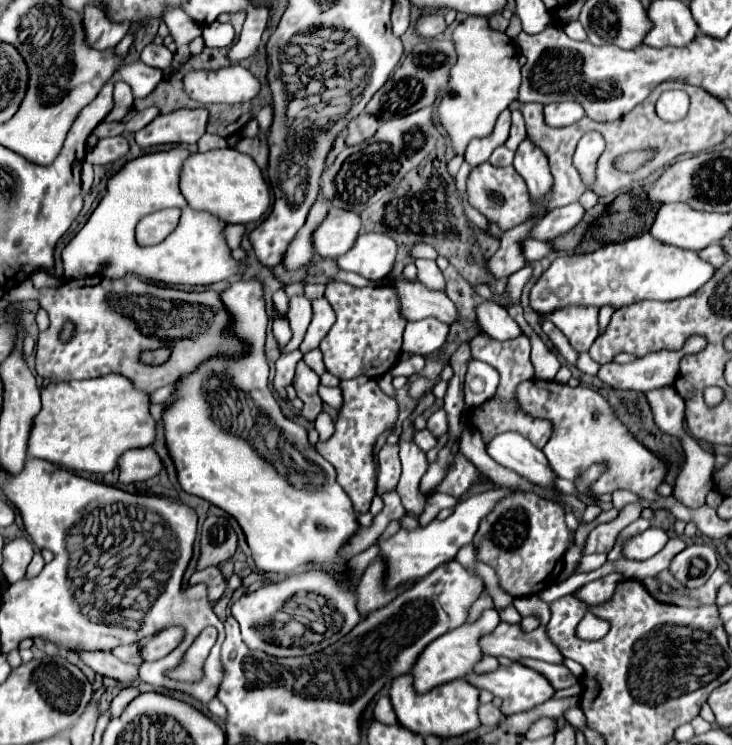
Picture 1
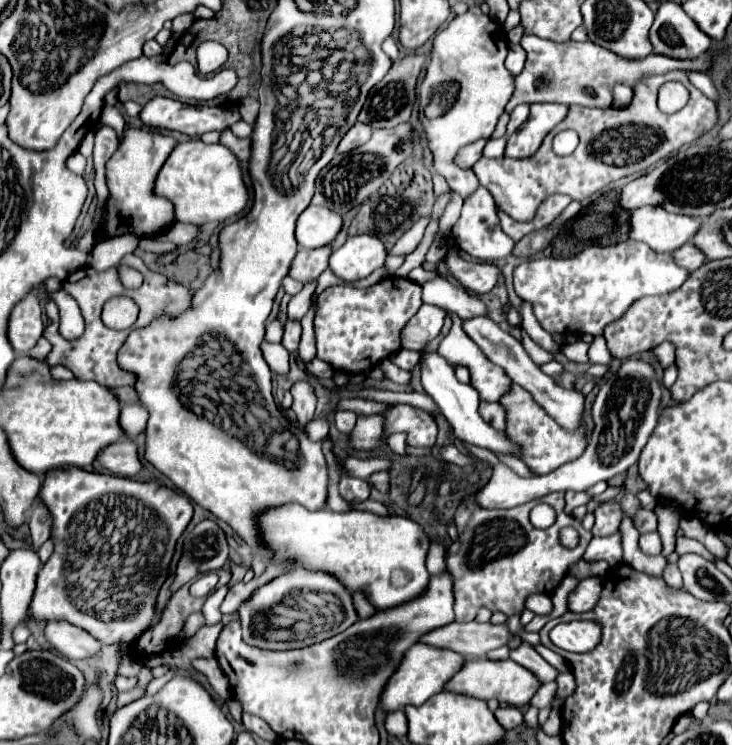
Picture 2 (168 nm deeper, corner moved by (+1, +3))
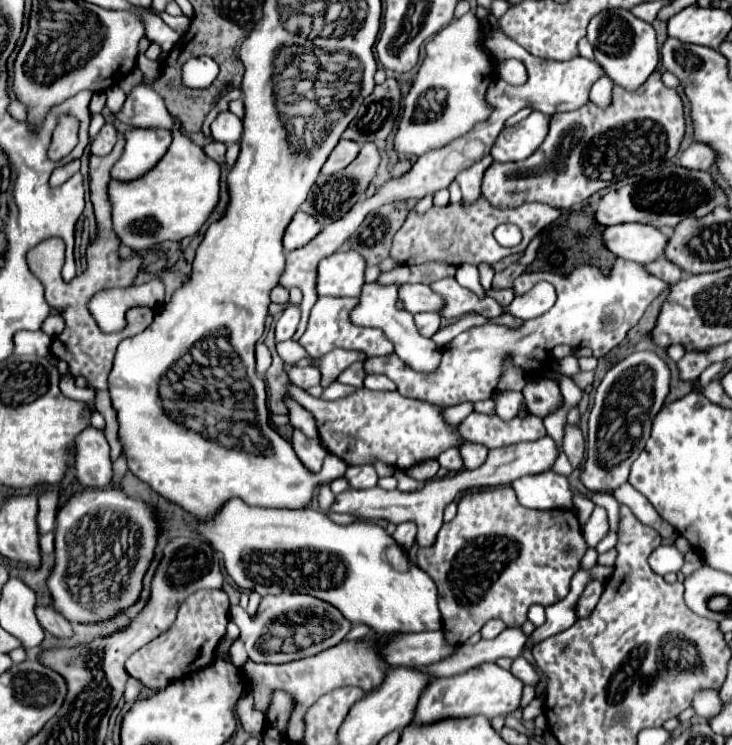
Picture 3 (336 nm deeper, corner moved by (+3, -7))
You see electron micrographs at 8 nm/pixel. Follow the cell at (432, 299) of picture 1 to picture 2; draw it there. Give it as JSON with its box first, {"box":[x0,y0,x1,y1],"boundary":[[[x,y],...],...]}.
{"box":[463,316,583,430],"boundary":[[[477,316],[477,318],[471,318],[471,320],[465,320],[463,322],[463,330],[467,332],[467,336],[471,340],[475,340],[475,344],[483,350],[483,354],[495,362],[497,366],[501,366],[511,378],[515,384],[519,384],[521,388],[525,388],[533,400],[565,430],[575,430],[581,426],[581,414],[583,414],[583,394],[577,392],[577,390],[565,390],[561,386],[557,386],[549,376],[545,376],[539,366],[527,356],[527,352],[523,350],[521,342],[515,340],[509,332],[501,330],[495,322],[491,322],[489,318],[485,316]]]}

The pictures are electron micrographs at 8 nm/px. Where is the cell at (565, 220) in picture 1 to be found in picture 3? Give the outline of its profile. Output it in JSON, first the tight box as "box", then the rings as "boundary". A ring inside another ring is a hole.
{"box":[391,196,561,266],"boundary":[[[481,196],[481,200],[477,200],[471,206],[465,206],[463,202],[449,204],[449,206],[443,206],[443,208],[433,206],[423,216],[415,214],[415,212],[411,212],[407,216],[405,224],[401,226],[401,230],[393,238],[391,256],[401,266],[405,266],[405,264],[407,266],[425,264],[425,262],[443,262],[443,264],[453,264],[453,266],[459,266],[459,264],[465,264],[465,262],[467,264],[481,264],[481,262],[495,264],[509,254],[523,252],[527,248],[527,244],[531,242],[531,238],[537,236],[551,222],[555,222],[559,216],[561,216],[561,212],[557,208],[545,206],[541,202],[523,204],[523,206],[511,208],[511,210],[499,210],[499,208],[493,208],[483,196]],[[505,222],[519,226],[519,230],[523,234],[523,242],[515,248],[503,248],[493,238],[493,230],[499,224],[505,224]]]}

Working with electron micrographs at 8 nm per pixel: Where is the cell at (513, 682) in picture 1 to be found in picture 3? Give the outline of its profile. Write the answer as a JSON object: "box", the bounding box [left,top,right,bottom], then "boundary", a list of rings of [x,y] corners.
{"box":[413,664,525,724],"boundary":[[[481,664],[457,676],[435,678],[425,688],[425,694],[421,694],[413,722],[429,724],[437,722],[439,718],[465,718],[475,714],[483,714],[487,718],[507,716],[519,708],[523,686],[525,684],[517,676],[513,676],[509,670],[499,668],[497,664]]]}

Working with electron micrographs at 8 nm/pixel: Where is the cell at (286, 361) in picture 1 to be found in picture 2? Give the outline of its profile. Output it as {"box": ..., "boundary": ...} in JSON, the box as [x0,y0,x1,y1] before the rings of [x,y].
{"box":[283,320,301,352],"boundary":[[[287,320],[285,322],[285,334],[283,334],[283,346],[289,350],[289,352],[295,352],[295,348],[299,346],[299,328],[301,324],[295,322],[295,320]]]}

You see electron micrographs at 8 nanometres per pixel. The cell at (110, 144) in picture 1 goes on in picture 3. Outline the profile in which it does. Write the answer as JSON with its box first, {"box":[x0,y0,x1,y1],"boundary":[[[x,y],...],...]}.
{"box":[91,124,115,156],"boundary":[[[105,124],[101,128],[101,132],[97,134],[93,146],[91,146],[91,154],[95,156],[107,156],[115,146],[115,126],[113,124]]]}

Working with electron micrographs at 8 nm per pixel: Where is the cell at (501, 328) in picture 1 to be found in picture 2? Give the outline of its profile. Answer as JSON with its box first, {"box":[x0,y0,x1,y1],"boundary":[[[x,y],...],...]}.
{"box":[421,276,487,320],"boundary":[[[435,276],[433,280],[423,282],[421,288],[423,288],[423,302],[425,304],[433,304],[433,306],[439,306],[447,312],[455,312],[463,320],[473,318],[473,316],[481,316],[487,312],[485,304],[479,298],[467,294],[463,288],[451,284],[449,280],[445,280],[441,276]]]}

